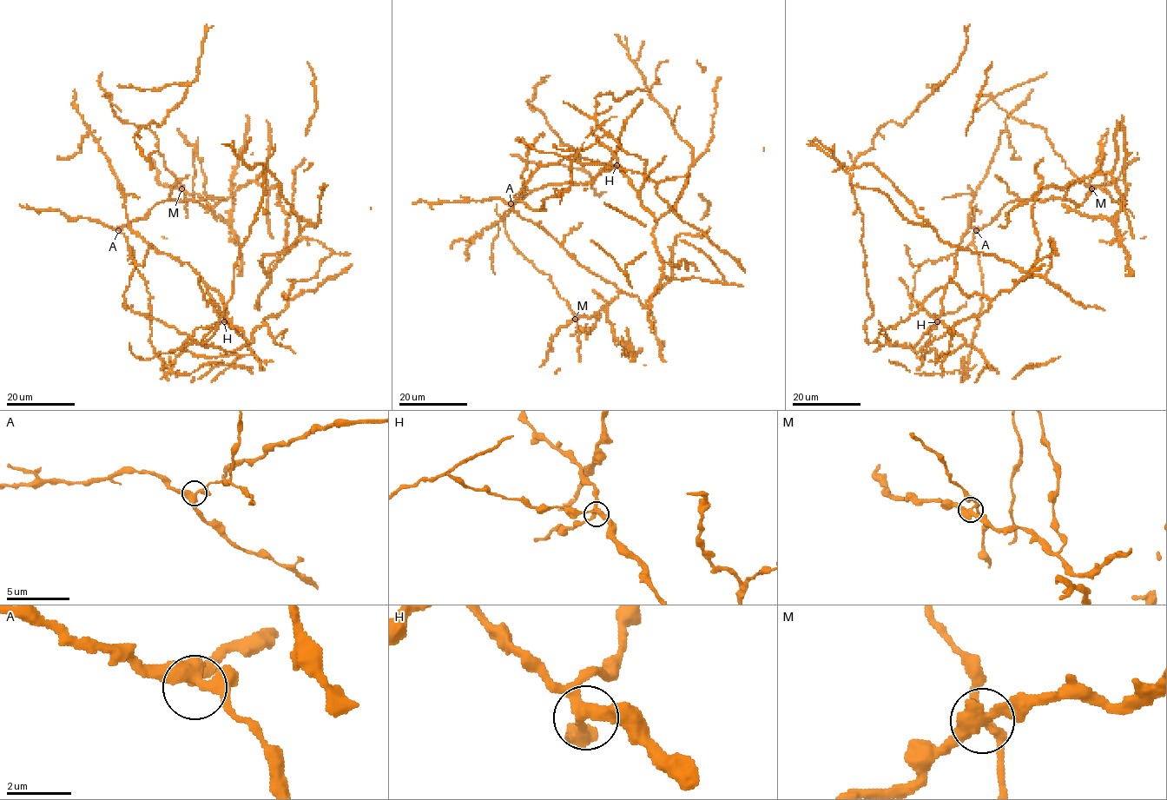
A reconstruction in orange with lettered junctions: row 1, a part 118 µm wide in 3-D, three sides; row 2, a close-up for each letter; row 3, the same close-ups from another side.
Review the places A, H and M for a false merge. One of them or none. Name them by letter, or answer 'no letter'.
M

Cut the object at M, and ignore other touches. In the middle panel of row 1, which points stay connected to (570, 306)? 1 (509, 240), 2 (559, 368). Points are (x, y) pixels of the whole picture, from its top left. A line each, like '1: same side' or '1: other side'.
1: same side
2: other side

